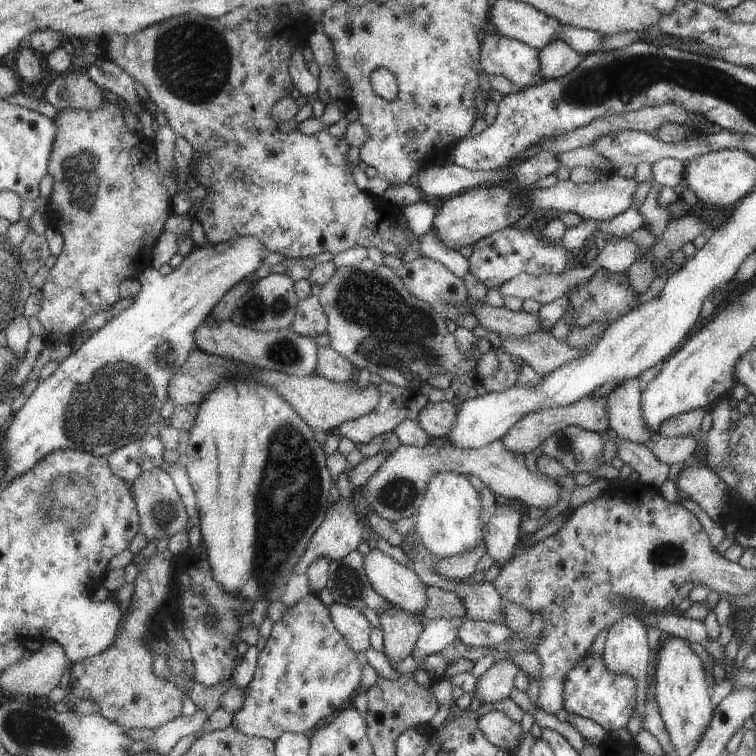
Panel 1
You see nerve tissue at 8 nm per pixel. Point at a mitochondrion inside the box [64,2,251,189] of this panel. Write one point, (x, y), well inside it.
(187, 61)

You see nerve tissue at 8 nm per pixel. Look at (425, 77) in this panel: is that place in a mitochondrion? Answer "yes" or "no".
yes

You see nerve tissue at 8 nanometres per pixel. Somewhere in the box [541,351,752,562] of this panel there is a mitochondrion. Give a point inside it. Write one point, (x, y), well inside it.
(563, 443)

